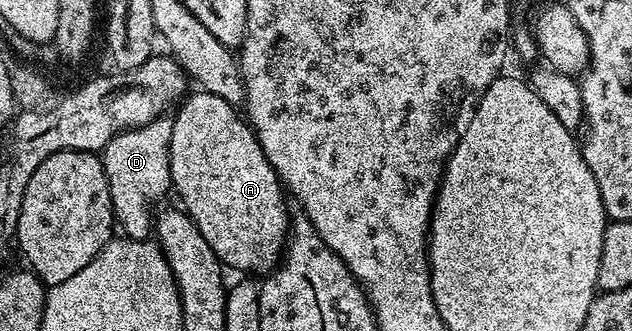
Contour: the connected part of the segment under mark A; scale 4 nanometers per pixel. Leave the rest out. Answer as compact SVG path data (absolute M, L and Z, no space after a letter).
M204 90L194 93L194 96L186 95L180 101L173 116L172 191L181 195L180 203L184 211L189 213L195 226L199 226L199 234L207 238L207 246L215 250L218 260L226 269L238 268L241 274L268 274L281 263L291 231L291 211L289 212L288 206L285 205L286 189L277 177L277 171L271 166L271 162L267 162L267 154L263 154L259 146L256 132L243 119L242 113L215 94Z

